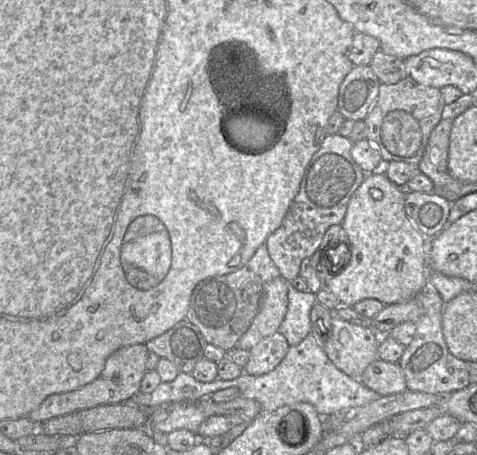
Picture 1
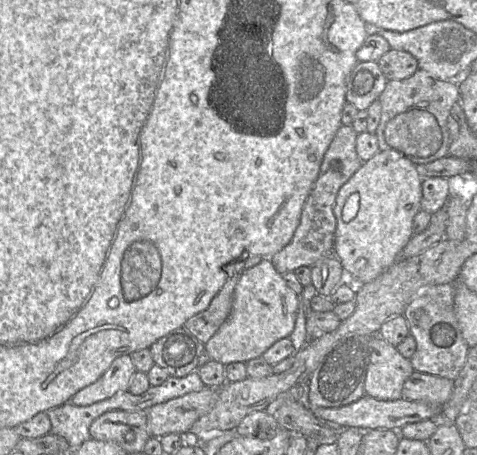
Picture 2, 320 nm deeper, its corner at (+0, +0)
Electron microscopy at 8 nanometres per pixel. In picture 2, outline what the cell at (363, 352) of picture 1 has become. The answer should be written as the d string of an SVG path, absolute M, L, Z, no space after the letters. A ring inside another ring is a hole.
M373 335L368 346L369 362L364 381L365 395L378 400L402 398L403 383L414 372L409 359L404 358L393 345L379 335Z

